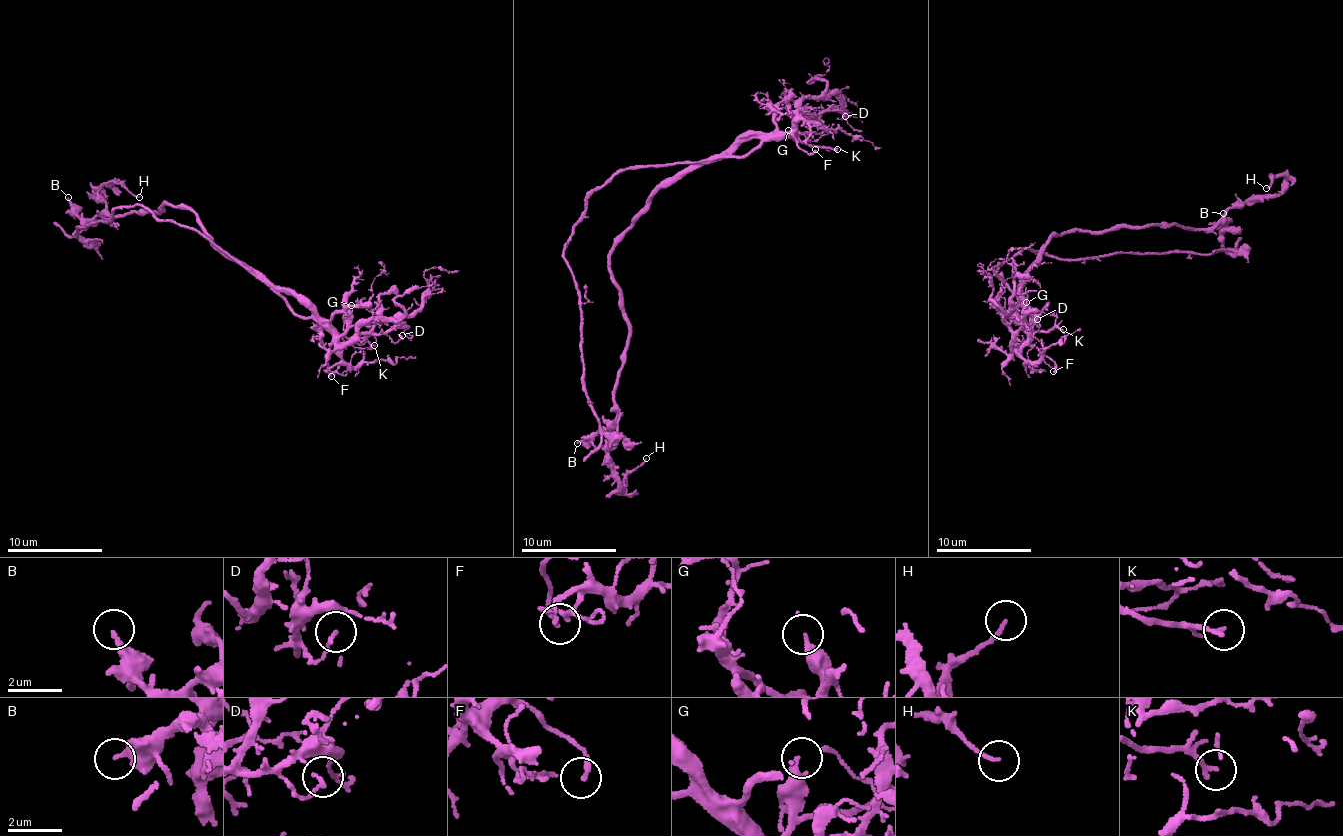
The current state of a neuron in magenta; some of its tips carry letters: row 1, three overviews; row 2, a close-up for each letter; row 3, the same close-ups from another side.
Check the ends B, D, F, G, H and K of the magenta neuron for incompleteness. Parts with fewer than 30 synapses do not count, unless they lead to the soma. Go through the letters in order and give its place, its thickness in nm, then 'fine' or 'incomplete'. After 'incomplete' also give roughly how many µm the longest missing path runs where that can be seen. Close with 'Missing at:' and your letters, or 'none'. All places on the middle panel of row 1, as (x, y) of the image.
B: at (577, 443); 240 nm thick; fine
D: at (845, 116); 140 nm thick; fine
F: at (815, 149); 180 nm thick; fine
G: at (788, 130); 320 nm thick; fine
H: at (646, 458); 140 nm thick; fine
K: at (837, 149); 170 nm thick; fine
Missing at: none

